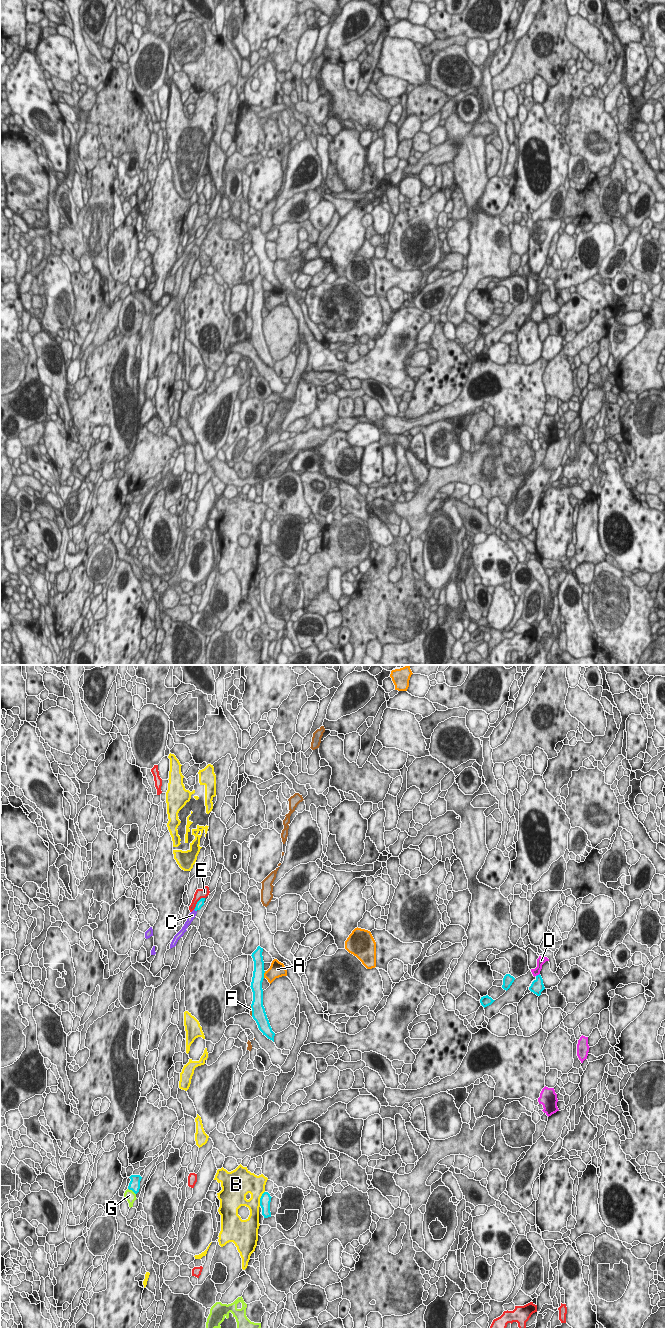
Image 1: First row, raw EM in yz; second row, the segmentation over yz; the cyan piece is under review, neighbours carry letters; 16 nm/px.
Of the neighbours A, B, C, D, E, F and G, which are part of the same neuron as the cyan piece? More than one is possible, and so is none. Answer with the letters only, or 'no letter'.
no letter

